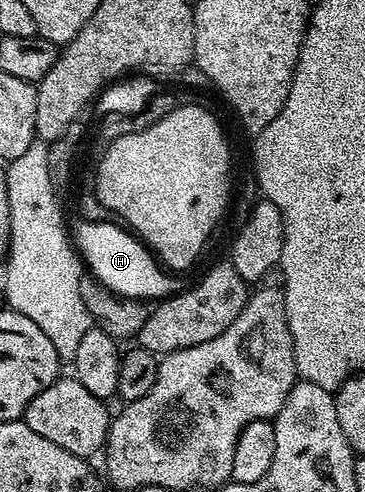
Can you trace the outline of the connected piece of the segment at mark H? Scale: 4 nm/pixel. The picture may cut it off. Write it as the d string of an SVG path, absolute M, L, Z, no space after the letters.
M79 220L76 223L76 226L74 223L70 227L69 233L80 259L93 277L115 294L140 300L152 300L151 298L162 300L180 293L181 285L179 286L178 280L175 279L178 277L168 273L157 261L154 253L130 229L111 220L105 222Z

